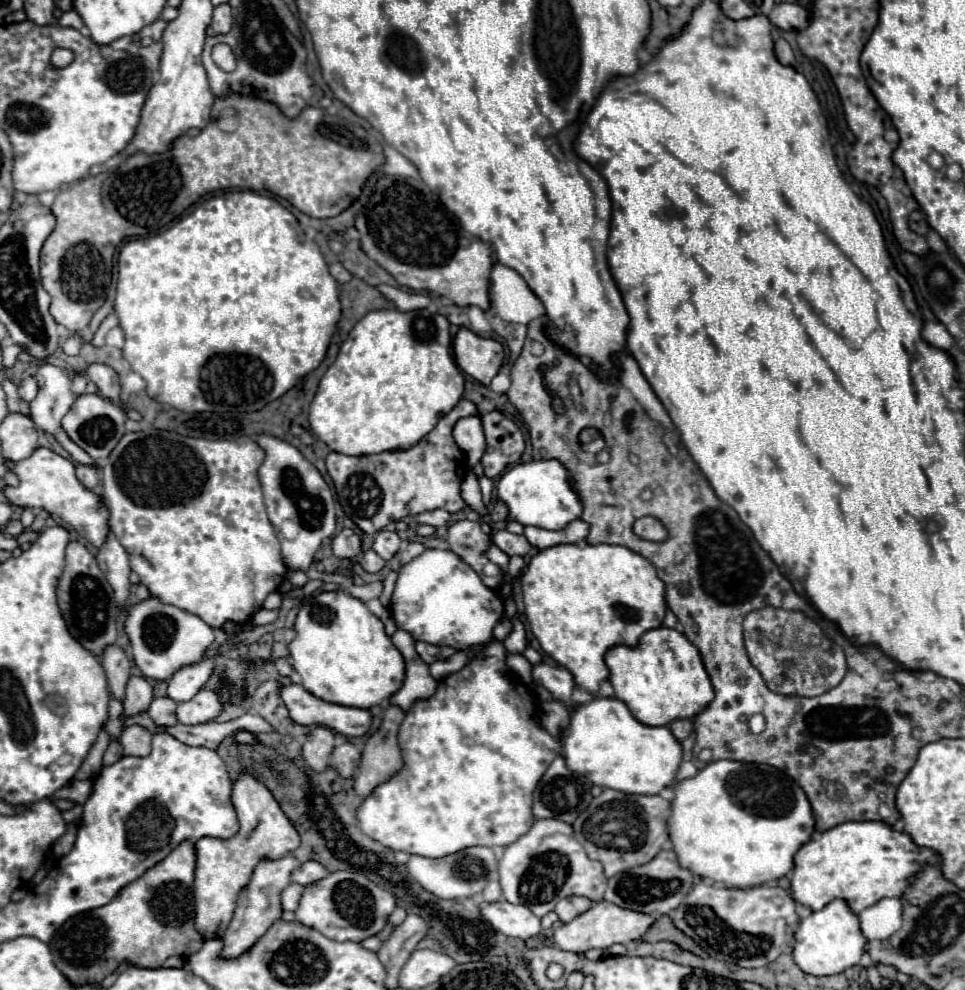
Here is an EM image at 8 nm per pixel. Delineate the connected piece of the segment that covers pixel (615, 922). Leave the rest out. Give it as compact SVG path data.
M596 902L590 910L576 916L572 922L562 924L552 934L552 944L564 952L584 954L592 948L608 948L612 944L628 944L636 938L640 938L650 926L654 918L646 914L638 914L634 910L622 910L620 906L614 906L612 902Z

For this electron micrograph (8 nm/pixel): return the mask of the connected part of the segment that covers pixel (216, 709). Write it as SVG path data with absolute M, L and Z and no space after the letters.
M200 690L192 700L178 704L178 722L202 724L214 720L222 712L222 704L216 692Z

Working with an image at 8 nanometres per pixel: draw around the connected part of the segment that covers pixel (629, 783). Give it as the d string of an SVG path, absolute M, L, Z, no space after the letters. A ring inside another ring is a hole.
M594 696L590 702L576 704L570 714L570 724L560 732L558 742L562 744L562 756L570 770L586 776L596 786L620 790L624 794L658 794L662 788L674 782L682 760L682 746L666 726L652 728L638 722L630 714L628 706L618 698Z

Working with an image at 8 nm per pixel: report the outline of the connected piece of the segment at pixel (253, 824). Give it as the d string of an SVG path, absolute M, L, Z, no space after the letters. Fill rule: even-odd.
M240 772L232 786L232 804L240 822L240 830L234 838L200 838L196 842L196 930L208 938L220 938L228 928L238 894L250 882L254 866L260 858L282 858L300 846L300 836L288 816L278 806L270 790L256 780L250 772Z

